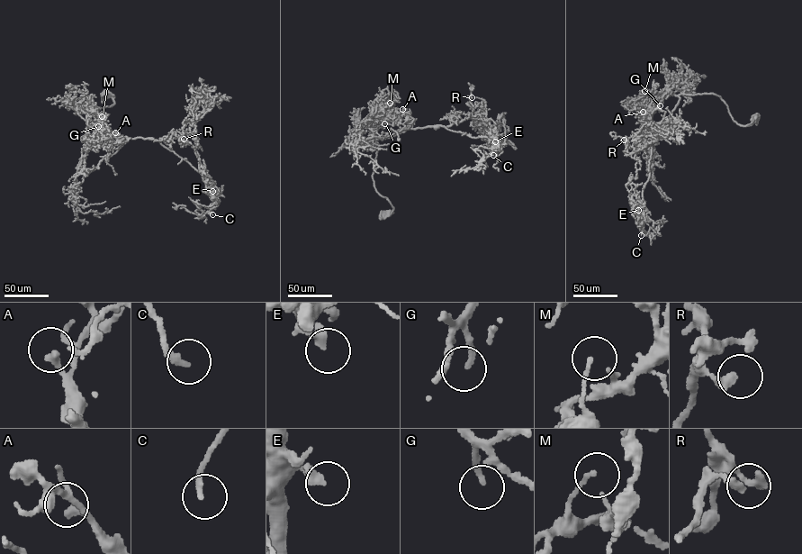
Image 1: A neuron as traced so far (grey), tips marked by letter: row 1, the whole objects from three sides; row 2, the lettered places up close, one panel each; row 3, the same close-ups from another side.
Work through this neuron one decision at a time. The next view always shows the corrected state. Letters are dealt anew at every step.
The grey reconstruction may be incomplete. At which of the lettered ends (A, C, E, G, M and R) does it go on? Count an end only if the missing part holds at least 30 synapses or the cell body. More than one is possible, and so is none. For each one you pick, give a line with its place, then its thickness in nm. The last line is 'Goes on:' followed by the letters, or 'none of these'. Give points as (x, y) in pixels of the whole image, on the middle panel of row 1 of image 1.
A: (402, 109) | 180 nm
C: (493, 155) | 180 nm
G: (384, 123) | 180 nm
Goes on: A, C, G

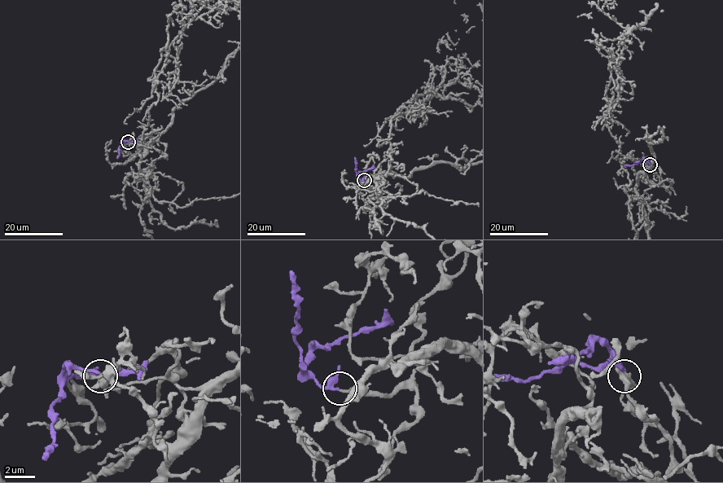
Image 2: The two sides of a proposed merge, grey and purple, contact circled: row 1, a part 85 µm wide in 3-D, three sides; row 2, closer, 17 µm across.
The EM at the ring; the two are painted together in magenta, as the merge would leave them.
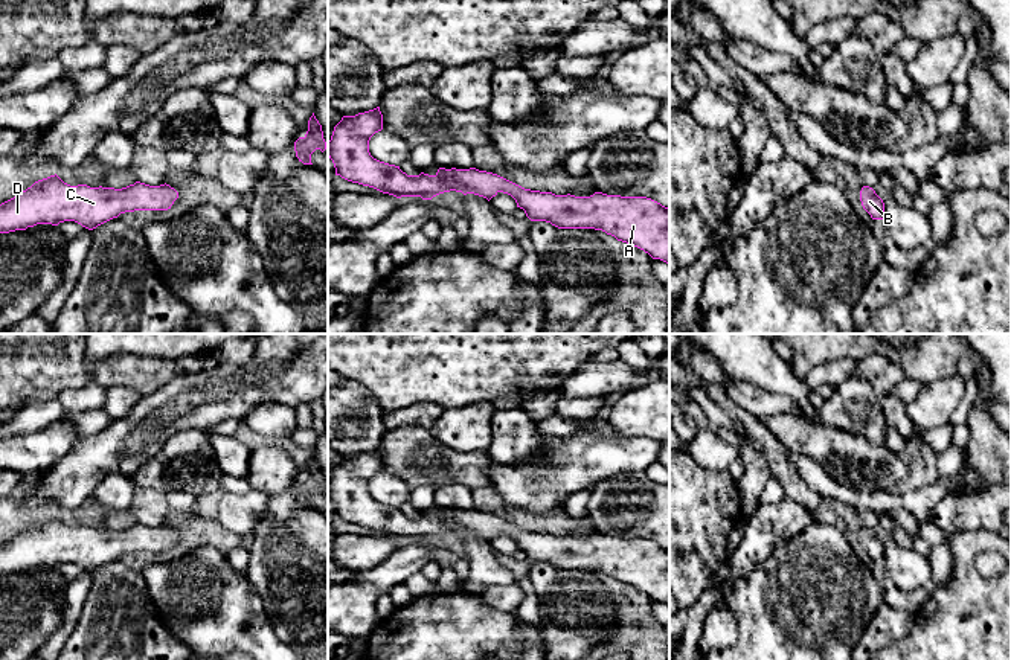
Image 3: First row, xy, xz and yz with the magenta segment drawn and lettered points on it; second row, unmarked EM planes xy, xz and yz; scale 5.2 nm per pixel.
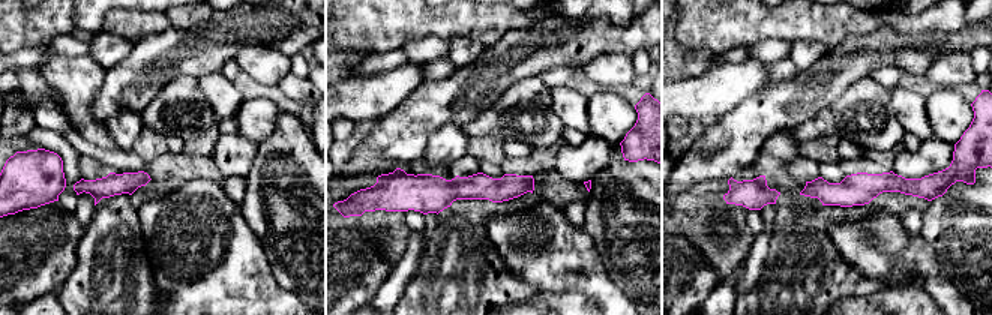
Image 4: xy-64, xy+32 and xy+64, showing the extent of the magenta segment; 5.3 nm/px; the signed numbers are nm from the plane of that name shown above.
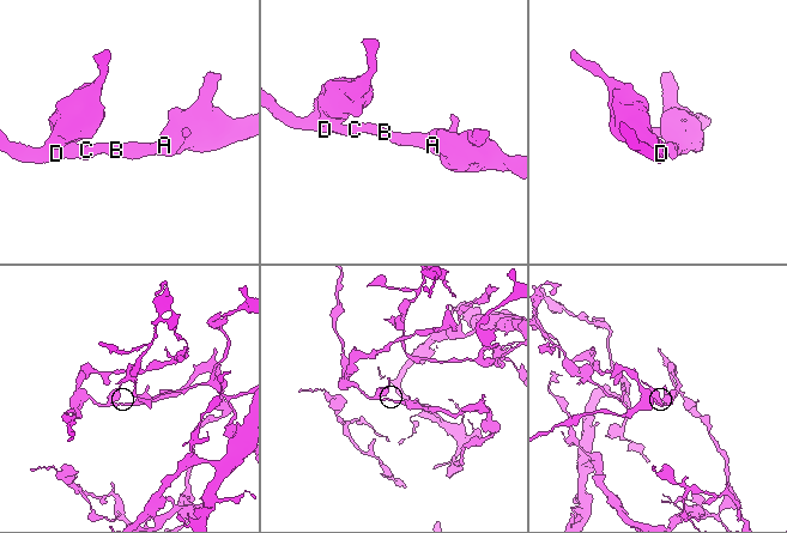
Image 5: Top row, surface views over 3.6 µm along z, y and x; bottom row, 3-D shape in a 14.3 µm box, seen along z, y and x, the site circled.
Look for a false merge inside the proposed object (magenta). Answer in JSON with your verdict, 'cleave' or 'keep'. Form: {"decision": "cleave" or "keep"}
{"decision": "keep"}

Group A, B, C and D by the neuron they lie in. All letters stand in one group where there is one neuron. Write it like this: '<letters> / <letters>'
A B C D

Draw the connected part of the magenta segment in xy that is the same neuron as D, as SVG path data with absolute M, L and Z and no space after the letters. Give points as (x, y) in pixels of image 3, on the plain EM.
M56 515L35 523L26 532L0 546L0 575L26 572L37 565L58 567L64 562L75 562L93 572L98 567L117 559L120 555L134 552L168 552L178 540L178 533L169 526L149 527L140 523L122 530L90 529L87 526L70 527Z

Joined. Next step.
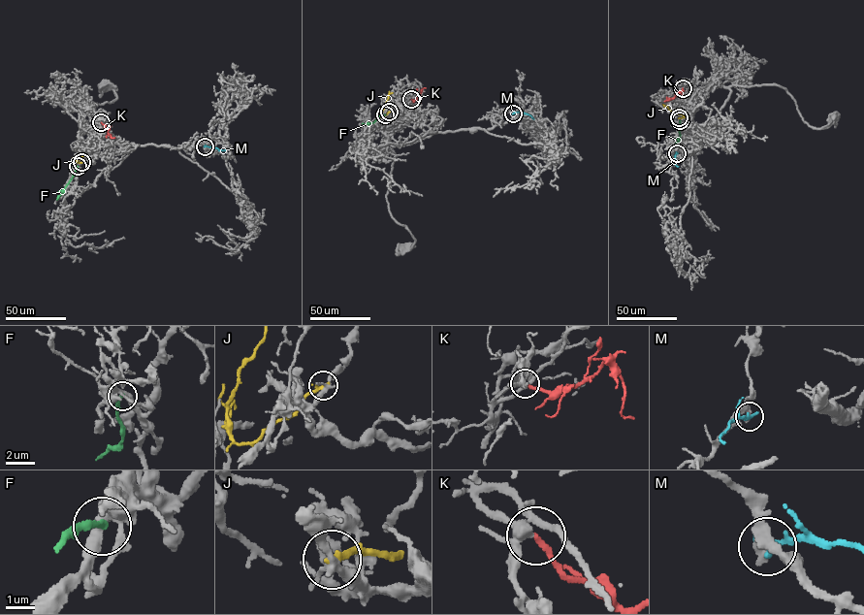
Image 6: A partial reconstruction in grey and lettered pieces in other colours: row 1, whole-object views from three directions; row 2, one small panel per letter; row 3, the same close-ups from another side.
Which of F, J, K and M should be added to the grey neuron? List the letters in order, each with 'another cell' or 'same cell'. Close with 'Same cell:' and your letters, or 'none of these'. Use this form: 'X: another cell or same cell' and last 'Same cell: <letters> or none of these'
F: another cell
J: another cell
K: same cell
M: another cell
Same cell: K

